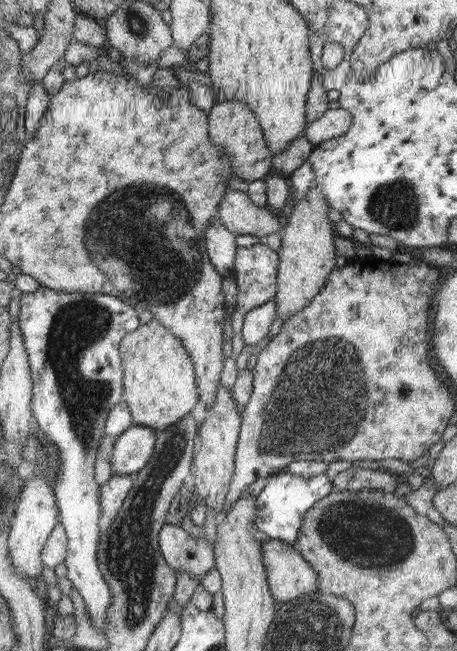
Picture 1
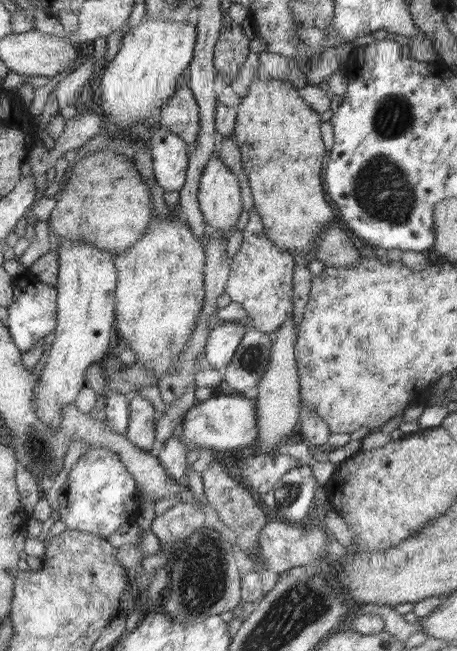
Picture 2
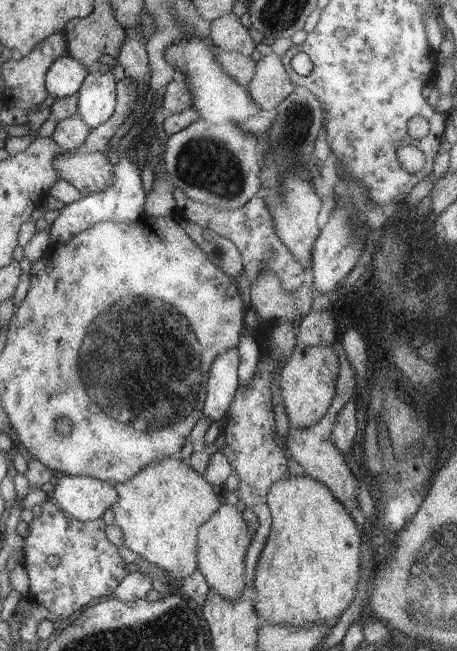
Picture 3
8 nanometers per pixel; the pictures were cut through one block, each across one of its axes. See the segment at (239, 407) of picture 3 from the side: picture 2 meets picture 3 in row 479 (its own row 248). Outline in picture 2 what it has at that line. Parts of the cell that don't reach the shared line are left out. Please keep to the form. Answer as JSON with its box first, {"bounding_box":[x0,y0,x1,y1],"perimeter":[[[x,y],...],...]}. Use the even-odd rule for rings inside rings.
{"bounding_box":[224,212,296,334],"perimeter":[[[250,212],[241,247],[231,258],[231,272],[224,292],[232,302],[240,304],[253,328],[274,334],[288,317],[293,316],[293,270],[296,263],[292,253],[280,249],[266,237],[261,216]]]}

